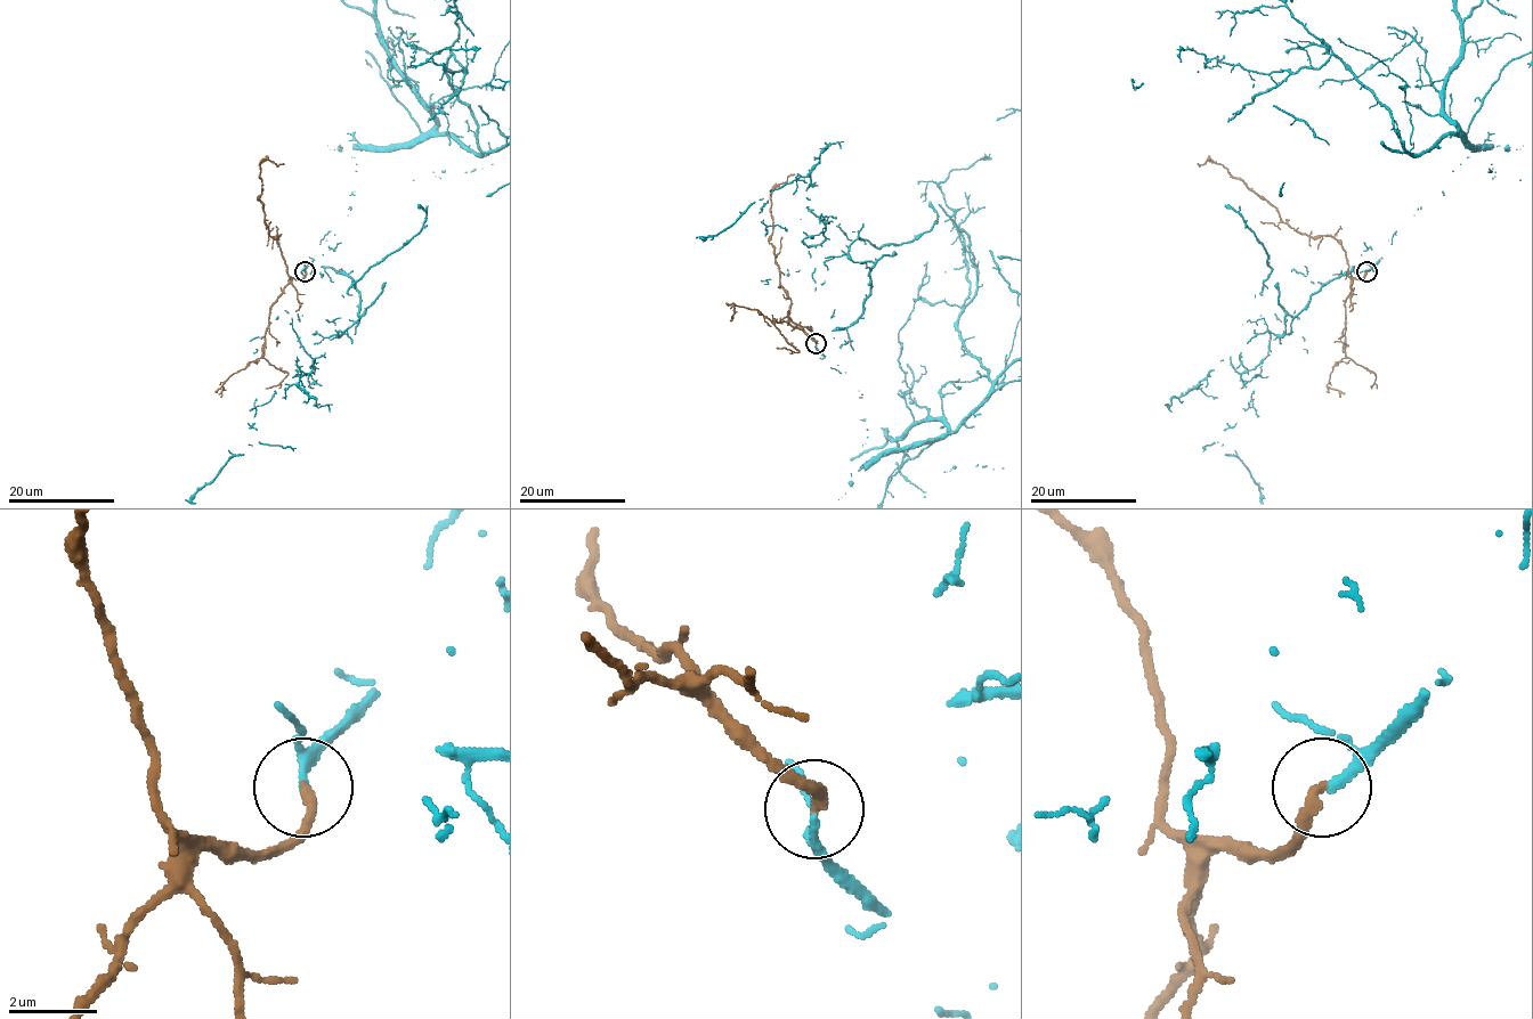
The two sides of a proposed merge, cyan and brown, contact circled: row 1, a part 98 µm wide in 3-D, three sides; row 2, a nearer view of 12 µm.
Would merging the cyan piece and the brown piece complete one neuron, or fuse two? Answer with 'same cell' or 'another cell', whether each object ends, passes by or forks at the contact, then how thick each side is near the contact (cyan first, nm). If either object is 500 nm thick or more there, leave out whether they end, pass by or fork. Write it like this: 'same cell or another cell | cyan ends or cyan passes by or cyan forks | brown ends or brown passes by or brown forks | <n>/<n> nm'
same cell | cyan passes by | brown ends | 150/260 nm

